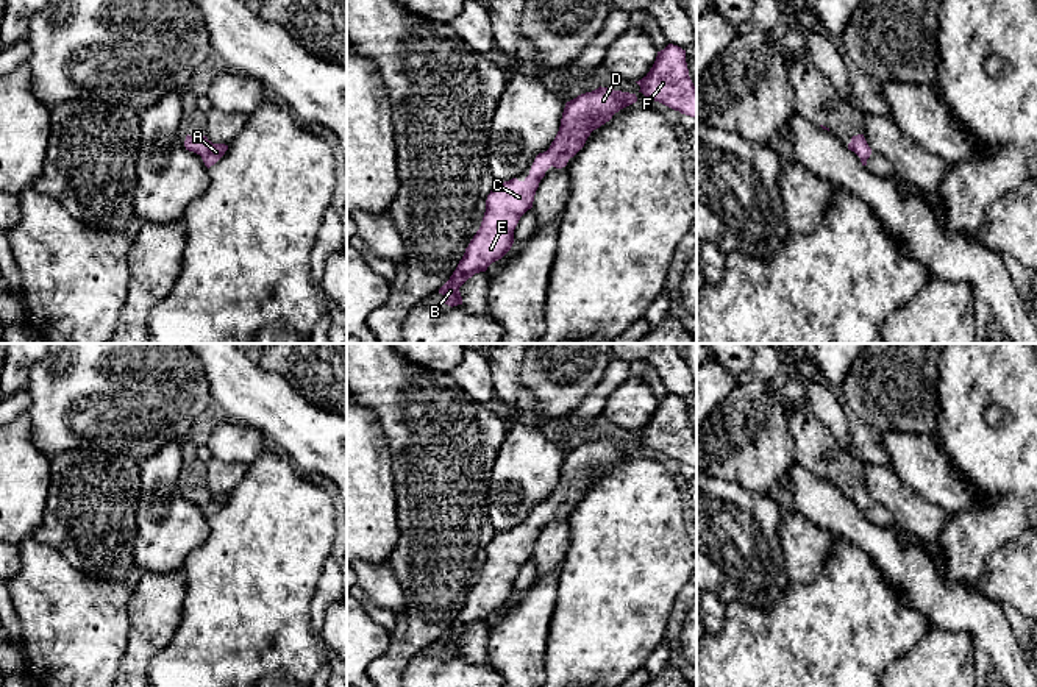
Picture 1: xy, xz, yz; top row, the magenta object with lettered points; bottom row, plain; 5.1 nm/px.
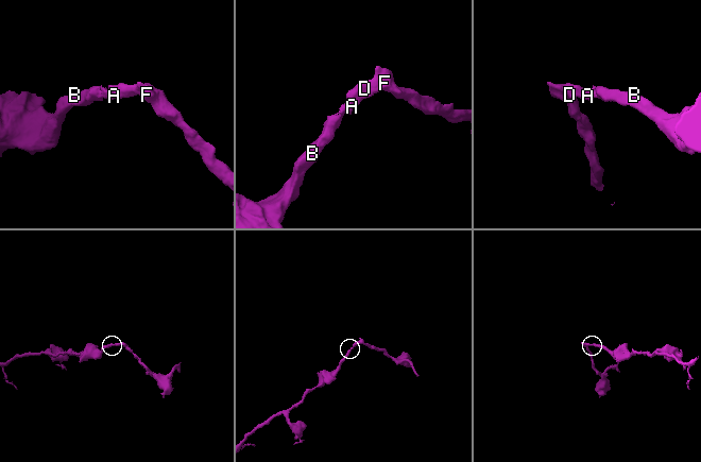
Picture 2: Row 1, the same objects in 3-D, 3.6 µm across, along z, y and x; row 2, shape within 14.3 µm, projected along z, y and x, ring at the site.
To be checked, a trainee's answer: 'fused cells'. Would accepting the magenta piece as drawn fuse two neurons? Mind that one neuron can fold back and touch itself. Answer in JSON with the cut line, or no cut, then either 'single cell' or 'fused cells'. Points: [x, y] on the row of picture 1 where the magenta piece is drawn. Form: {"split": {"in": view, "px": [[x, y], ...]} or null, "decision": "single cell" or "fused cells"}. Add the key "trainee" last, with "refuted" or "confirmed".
{"split": null, "decision": "single cell", "trainee": "refuted"}

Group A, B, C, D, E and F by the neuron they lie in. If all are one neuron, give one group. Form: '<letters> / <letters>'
A B C D E F

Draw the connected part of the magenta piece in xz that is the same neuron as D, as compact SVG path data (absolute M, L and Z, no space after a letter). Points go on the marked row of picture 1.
M598 87L592 92L578 95L576 98L565 103L559 131L551 142L550 148L539 153L531 166L529 175L518 181L512 178L509 181L495 184L486 200L486 212L479 230L470 240L462 259L450 279L439 289L439 294L445 297L445 304L458 306L462 304L459 287L472 278L475 273L486 272L487 267L501 259L514 244L514 230L520 217L533 208L534 195L545 172L553 166L562 169L568 159L573 158L586 144L590 133L612 119L615 112L637 101L636 94L614 91L609 87Z

